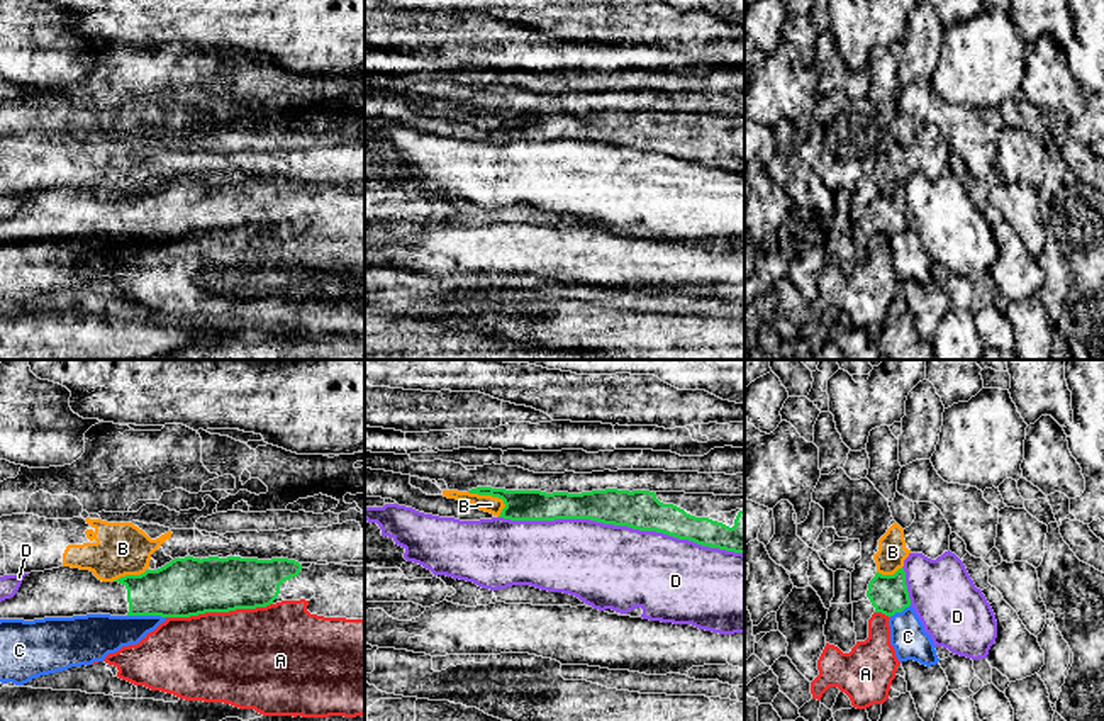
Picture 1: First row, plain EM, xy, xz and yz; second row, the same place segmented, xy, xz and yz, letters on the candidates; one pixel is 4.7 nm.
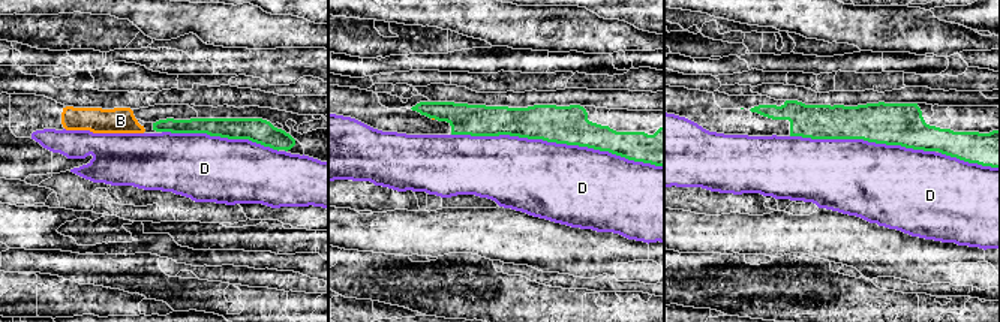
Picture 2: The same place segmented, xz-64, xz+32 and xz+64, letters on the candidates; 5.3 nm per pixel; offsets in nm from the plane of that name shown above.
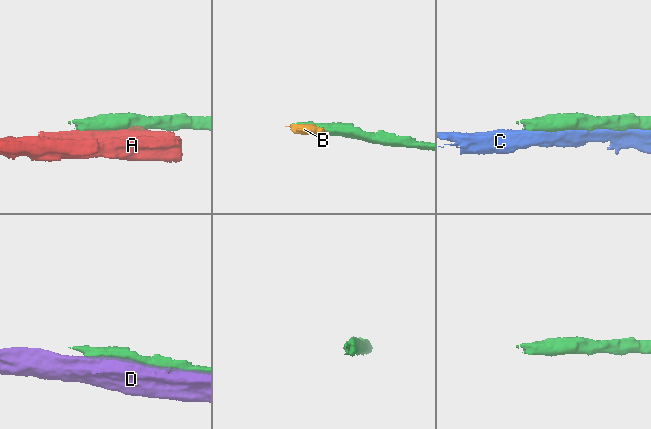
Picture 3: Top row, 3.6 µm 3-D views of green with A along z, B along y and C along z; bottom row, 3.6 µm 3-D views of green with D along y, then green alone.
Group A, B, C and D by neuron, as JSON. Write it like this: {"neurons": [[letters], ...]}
{"neurons": [["A"], ["B"], ["C"], ["D"]]}

